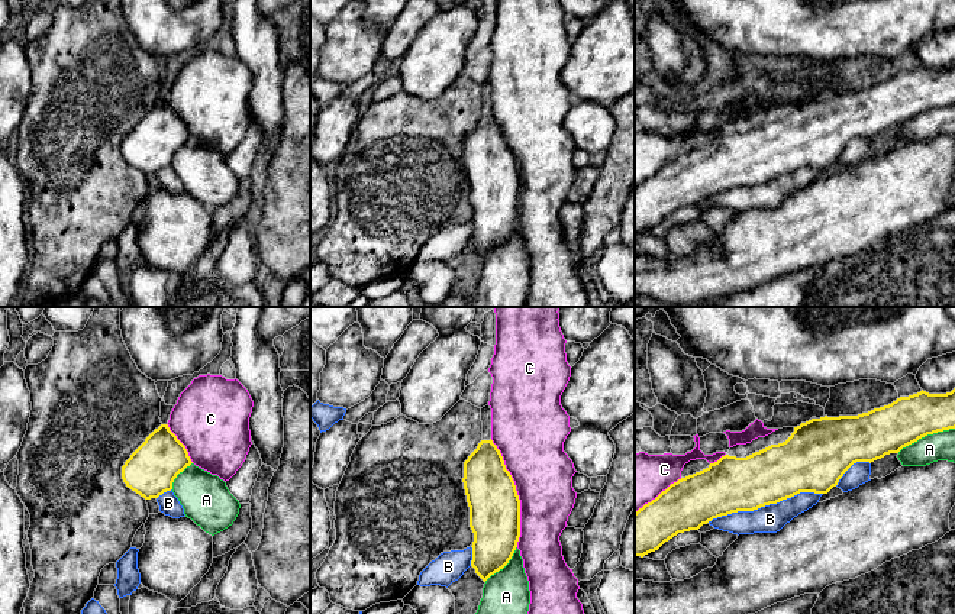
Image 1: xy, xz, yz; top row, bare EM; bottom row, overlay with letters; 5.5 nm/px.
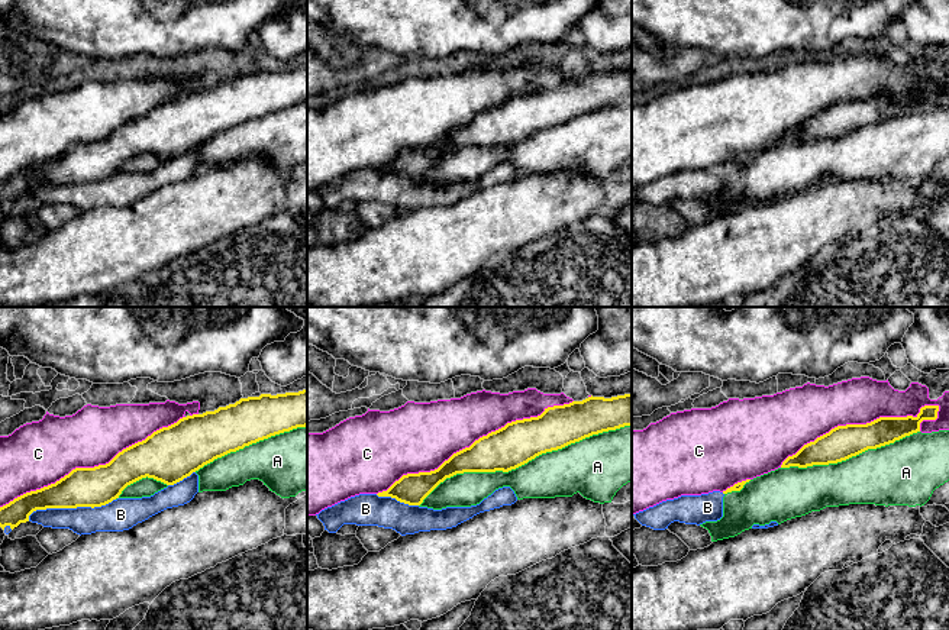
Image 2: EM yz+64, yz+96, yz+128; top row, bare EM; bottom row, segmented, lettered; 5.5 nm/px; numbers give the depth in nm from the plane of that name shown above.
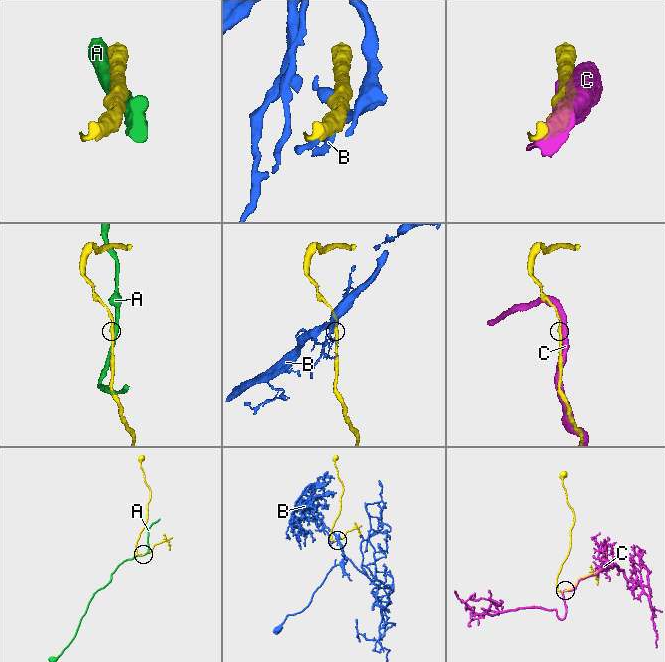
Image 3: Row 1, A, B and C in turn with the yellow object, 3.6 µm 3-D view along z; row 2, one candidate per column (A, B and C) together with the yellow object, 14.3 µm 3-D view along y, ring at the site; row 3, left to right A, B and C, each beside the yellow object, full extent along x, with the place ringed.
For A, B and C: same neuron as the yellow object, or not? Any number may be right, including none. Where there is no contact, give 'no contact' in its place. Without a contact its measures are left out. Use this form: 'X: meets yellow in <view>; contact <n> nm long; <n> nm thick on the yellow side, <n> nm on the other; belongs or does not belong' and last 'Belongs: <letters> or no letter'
A: meets yellow in yz; contact 340 nm long; 260 nm thick on the yellow side, 160 nm on the other; does not belong
B: meets yellow in yz; contact 650 nm long; 300 nm thick on the yellow side, 160 nm on the other; does not belong
C: meets yellow in xz; contact 600 nm long; 280 nm thick on the yellow side, 340 nm on the other; belongs
Belongs: C

